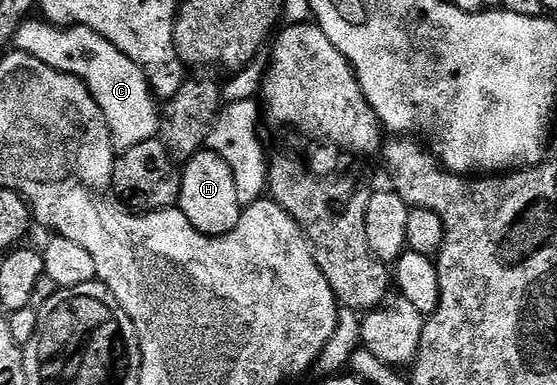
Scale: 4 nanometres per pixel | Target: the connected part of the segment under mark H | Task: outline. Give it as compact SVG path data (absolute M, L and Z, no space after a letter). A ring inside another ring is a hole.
M204 150L182 165L181 175L183 181L177 207L193 227L206 236L224 236L232 232L239 221L241 205L237 202L233 170L229 170L226 162L216 152Z

